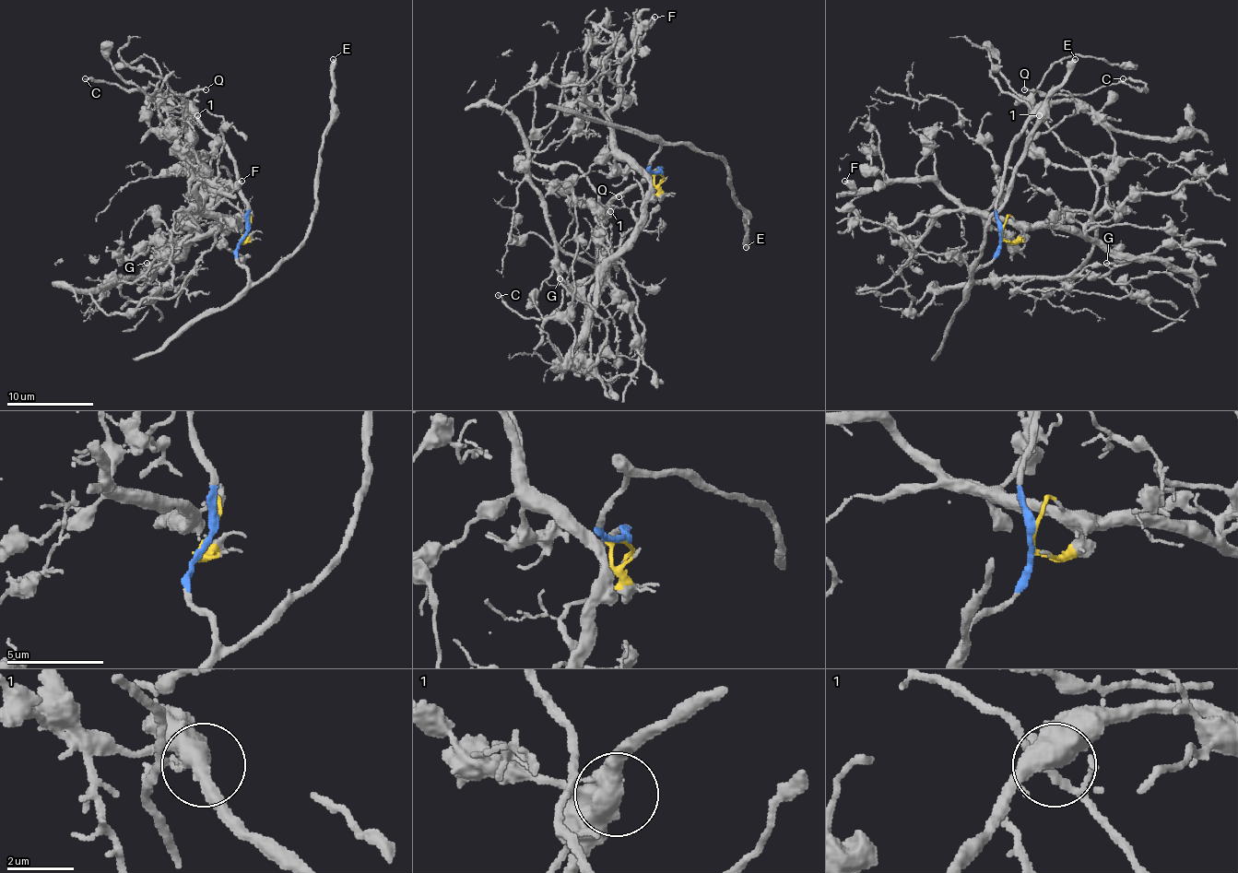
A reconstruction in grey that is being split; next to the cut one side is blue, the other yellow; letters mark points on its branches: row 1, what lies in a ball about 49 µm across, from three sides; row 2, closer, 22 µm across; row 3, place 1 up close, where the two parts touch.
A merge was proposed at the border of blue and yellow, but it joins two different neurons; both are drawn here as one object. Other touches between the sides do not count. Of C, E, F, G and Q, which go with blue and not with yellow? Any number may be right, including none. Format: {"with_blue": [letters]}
{"with_blue": ["C", "E", "Q"]}

